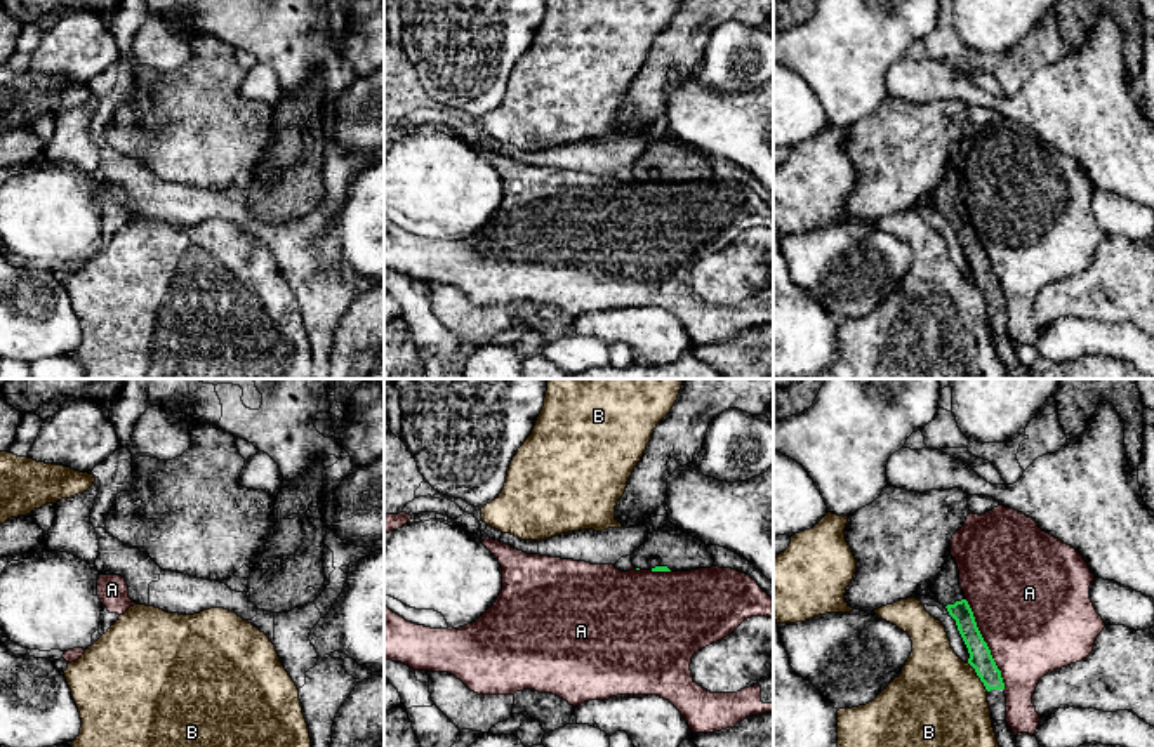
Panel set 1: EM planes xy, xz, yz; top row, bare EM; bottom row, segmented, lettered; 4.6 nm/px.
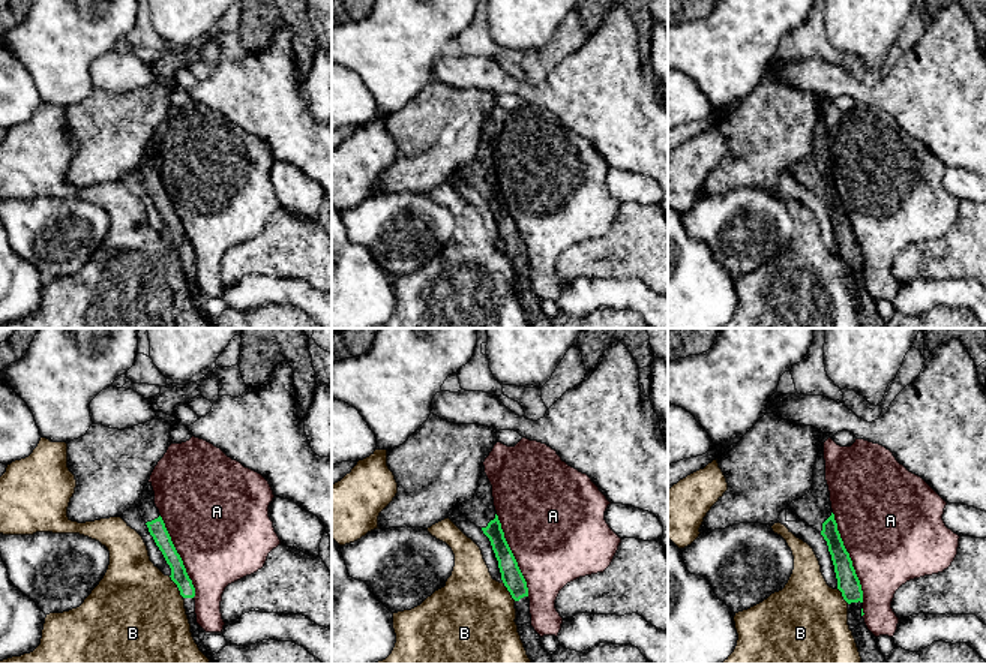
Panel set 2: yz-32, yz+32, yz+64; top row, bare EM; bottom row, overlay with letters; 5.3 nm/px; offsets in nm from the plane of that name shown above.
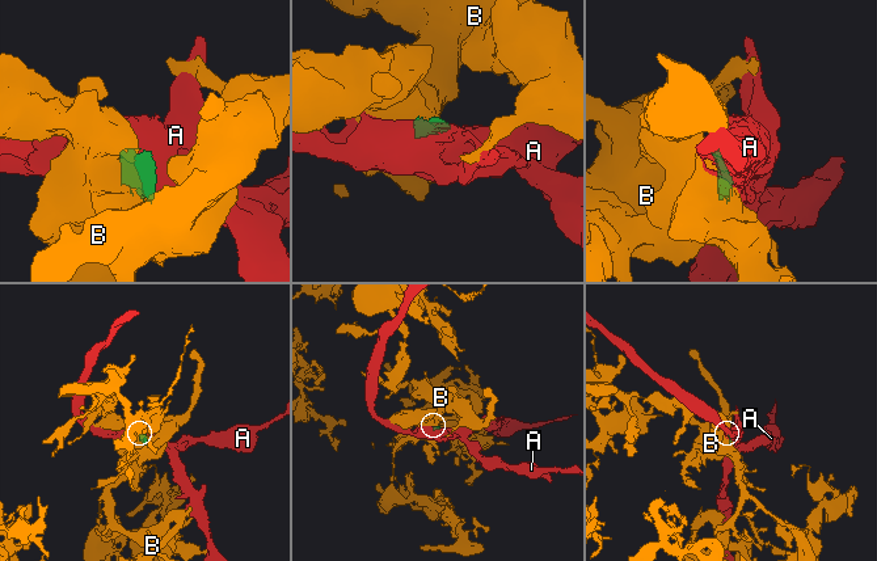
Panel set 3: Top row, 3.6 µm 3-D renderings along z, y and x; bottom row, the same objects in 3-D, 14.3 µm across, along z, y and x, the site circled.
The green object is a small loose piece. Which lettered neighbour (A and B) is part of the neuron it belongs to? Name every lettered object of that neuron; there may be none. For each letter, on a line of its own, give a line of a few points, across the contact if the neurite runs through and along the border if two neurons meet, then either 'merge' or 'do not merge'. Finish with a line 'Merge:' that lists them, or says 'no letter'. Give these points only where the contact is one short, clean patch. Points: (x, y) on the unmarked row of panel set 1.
A: do not merge
B: line yz (968, 273), (988, 301); do not merge
Merge: no letter

